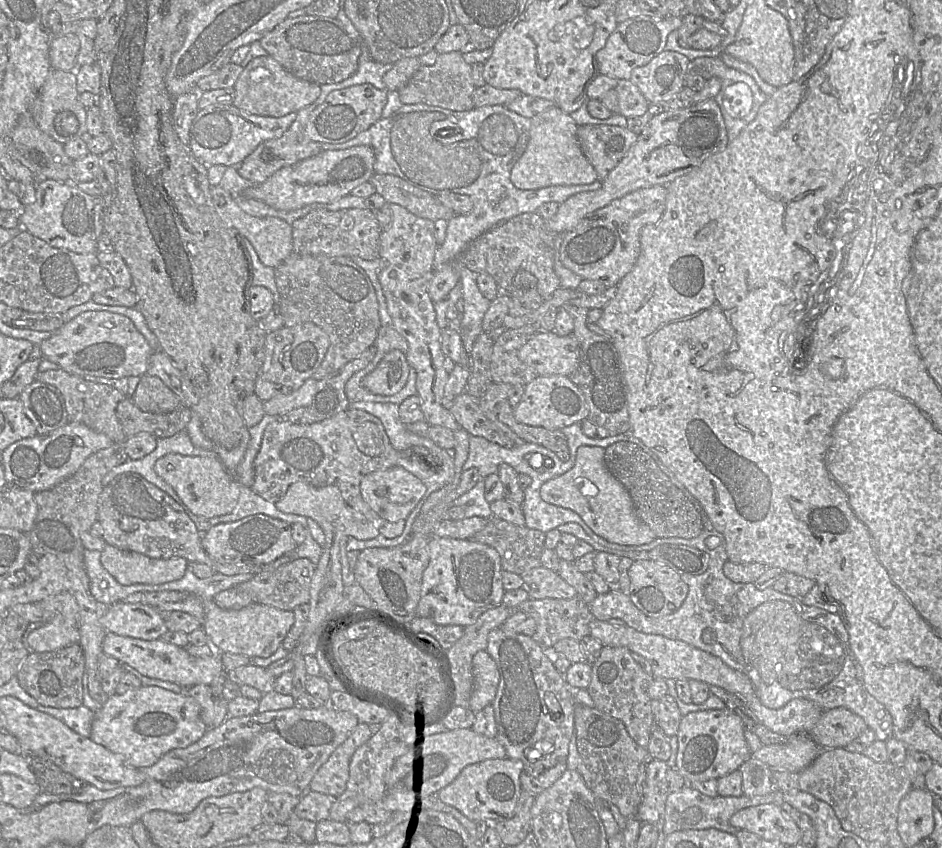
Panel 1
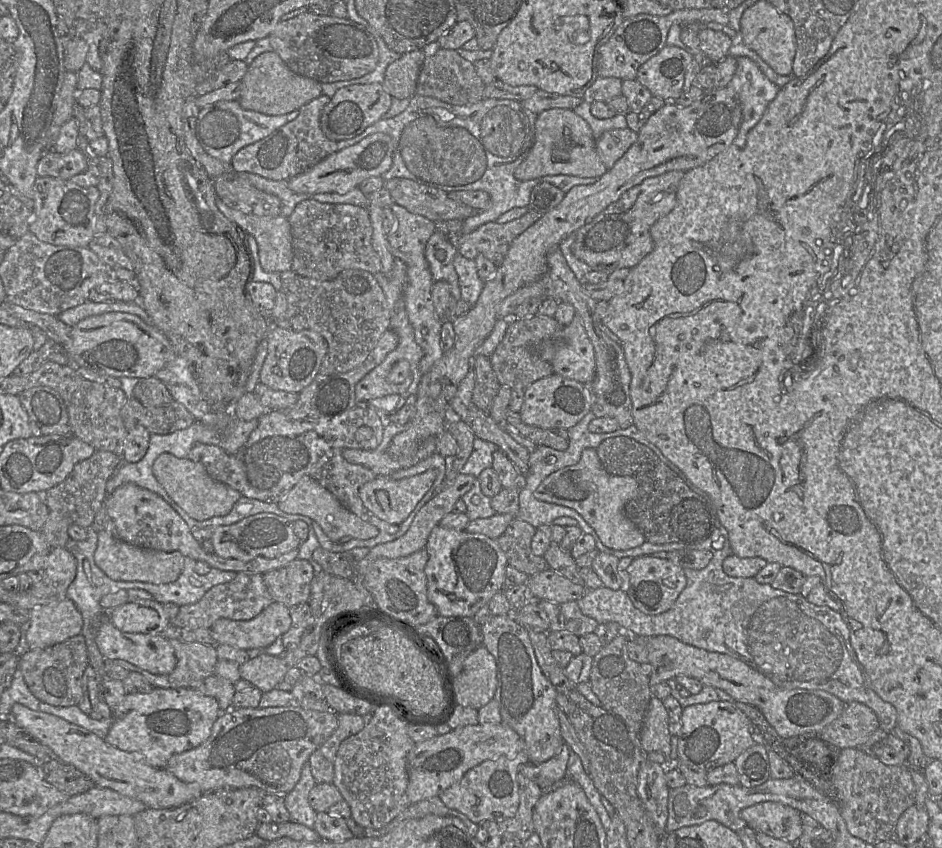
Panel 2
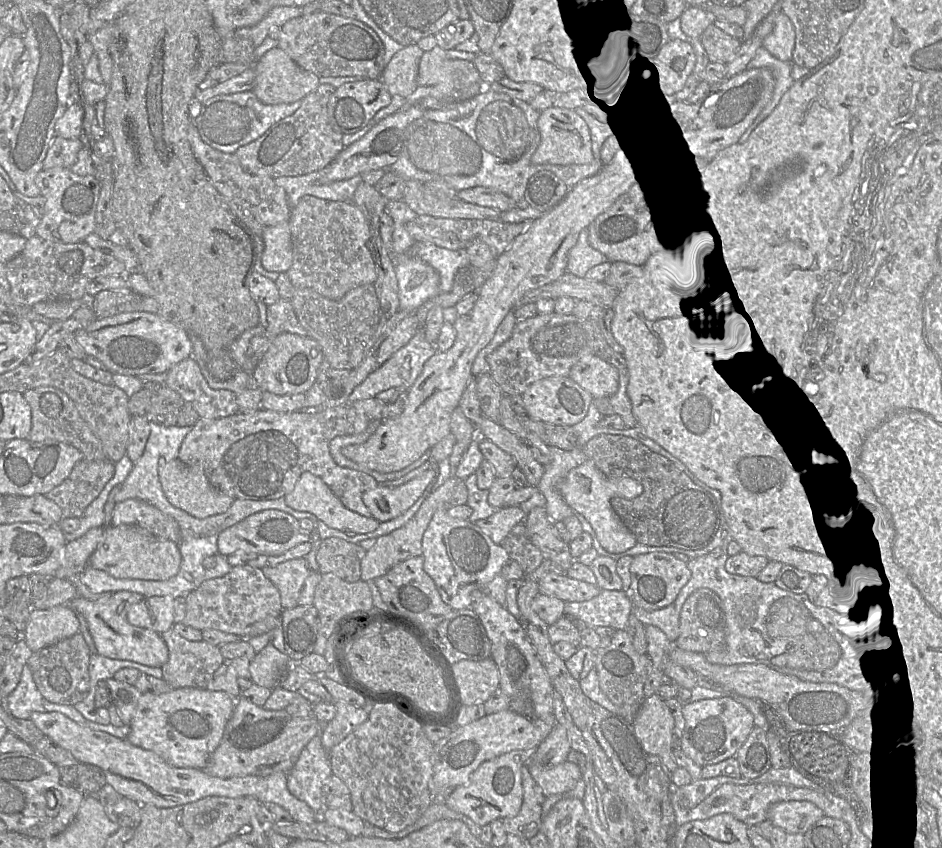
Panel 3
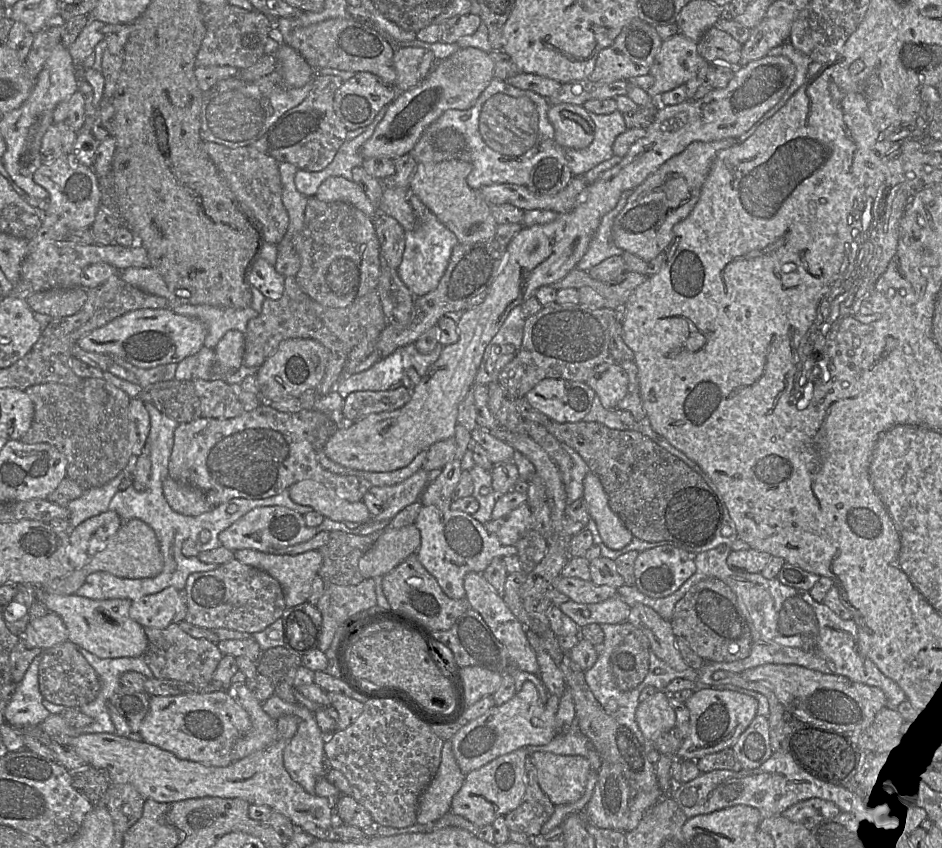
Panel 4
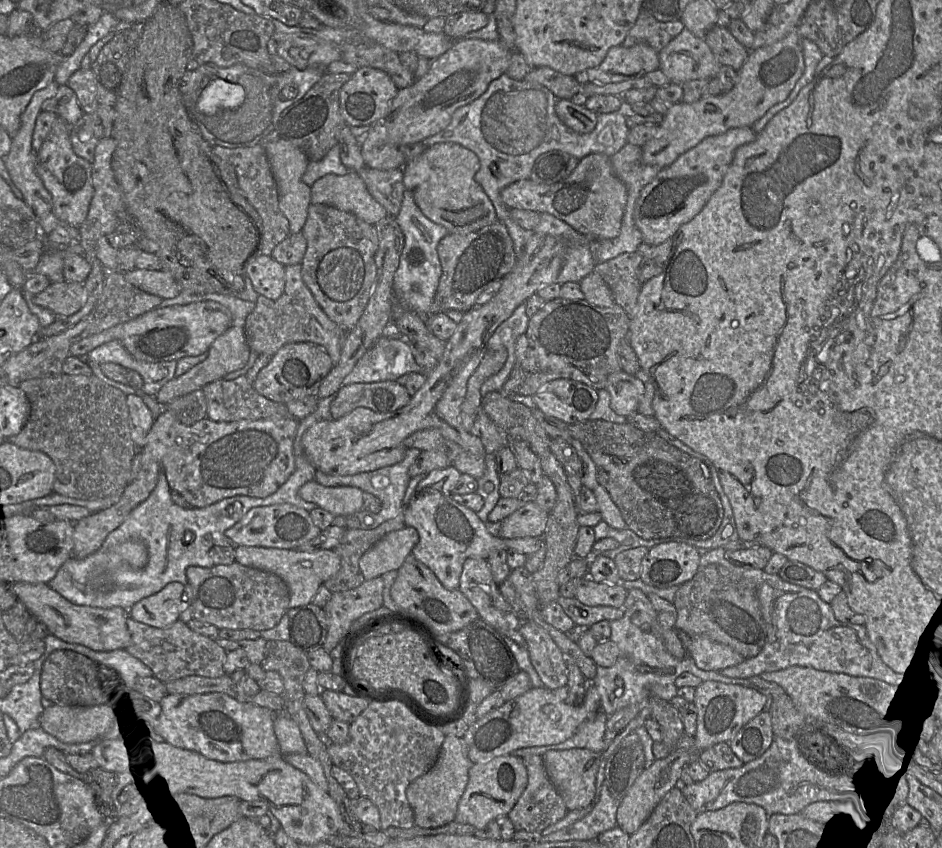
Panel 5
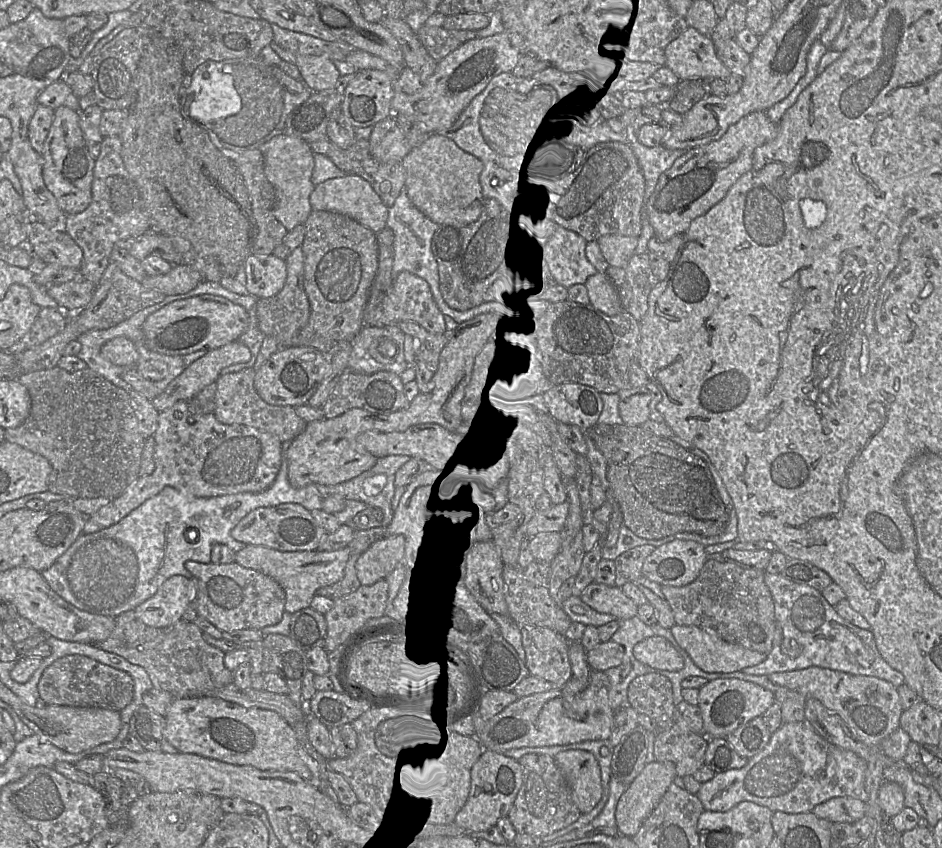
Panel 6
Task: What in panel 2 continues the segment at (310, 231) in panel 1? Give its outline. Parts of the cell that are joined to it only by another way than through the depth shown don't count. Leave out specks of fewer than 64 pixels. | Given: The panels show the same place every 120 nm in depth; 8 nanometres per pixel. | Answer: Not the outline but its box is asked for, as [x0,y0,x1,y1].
[288,199,381,281]

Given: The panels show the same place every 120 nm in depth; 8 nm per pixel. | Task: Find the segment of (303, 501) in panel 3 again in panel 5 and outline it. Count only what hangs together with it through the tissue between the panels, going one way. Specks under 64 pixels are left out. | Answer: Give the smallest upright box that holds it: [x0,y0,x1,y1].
[299,480,363,516]

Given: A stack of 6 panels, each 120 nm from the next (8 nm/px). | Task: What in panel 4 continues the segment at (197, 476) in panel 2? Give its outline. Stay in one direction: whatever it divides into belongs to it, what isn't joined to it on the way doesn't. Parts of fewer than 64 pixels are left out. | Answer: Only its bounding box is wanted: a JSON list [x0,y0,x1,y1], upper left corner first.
[163,477,213,516]

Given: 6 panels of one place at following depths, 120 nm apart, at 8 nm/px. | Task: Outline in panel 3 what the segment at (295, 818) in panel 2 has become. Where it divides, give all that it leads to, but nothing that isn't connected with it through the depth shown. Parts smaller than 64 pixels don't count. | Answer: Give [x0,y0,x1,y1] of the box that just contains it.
[287,733,332,817]

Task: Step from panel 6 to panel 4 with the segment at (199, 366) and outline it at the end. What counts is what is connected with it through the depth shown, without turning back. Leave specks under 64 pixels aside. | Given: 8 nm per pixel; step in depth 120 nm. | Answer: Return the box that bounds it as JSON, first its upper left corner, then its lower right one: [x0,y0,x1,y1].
[214,331,244,373]

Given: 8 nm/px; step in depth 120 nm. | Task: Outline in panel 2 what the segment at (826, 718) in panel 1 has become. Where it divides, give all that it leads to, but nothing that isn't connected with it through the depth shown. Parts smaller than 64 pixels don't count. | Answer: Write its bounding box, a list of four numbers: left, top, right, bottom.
[819,702,878,749]

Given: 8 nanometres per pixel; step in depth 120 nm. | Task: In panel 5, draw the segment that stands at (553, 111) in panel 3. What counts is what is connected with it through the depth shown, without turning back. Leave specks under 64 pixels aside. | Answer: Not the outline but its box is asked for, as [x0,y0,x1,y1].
[555,98,597,134]

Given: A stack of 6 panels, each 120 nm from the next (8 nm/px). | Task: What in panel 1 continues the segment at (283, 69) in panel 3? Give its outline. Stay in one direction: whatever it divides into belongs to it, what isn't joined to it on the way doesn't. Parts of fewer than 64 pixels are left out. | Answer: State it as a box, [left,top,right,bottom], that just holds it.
[234,55,321,117]

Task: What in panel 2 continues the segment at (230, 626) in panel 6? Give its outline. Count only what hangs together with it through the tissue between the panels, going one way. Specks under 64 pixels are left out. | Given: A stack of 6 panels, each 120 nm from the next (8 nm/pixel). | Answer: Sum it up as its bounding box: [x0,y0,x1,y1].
[171,572,273,631]

